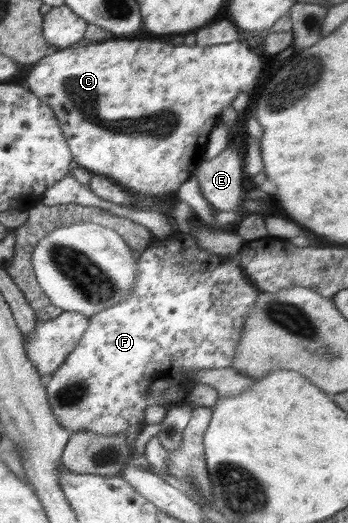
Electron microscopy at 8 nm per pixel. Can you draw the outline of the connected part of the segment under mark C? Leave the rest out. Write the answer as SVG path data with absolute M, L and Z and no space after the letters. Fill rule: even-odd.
M143 36L135 39L114 38L99 43L81 42L64 49L52 52L30 65L29 75L23 78L25 86L44 103L50 106L55 119L59 122L63 139L70 148L73 161L79 167L89 170L93 175L101 175L121 188L138 195L175 194L178 188L193 176L194 171L203 161L207 137L216 123L221 122L221 111L232 104L233 99L240 92L251 92L261 77L263 67L262 58L255 54L246 43L233 41L227 44L213 44L213 46L187 46L183 44L169 44L169 42L155 42Z

